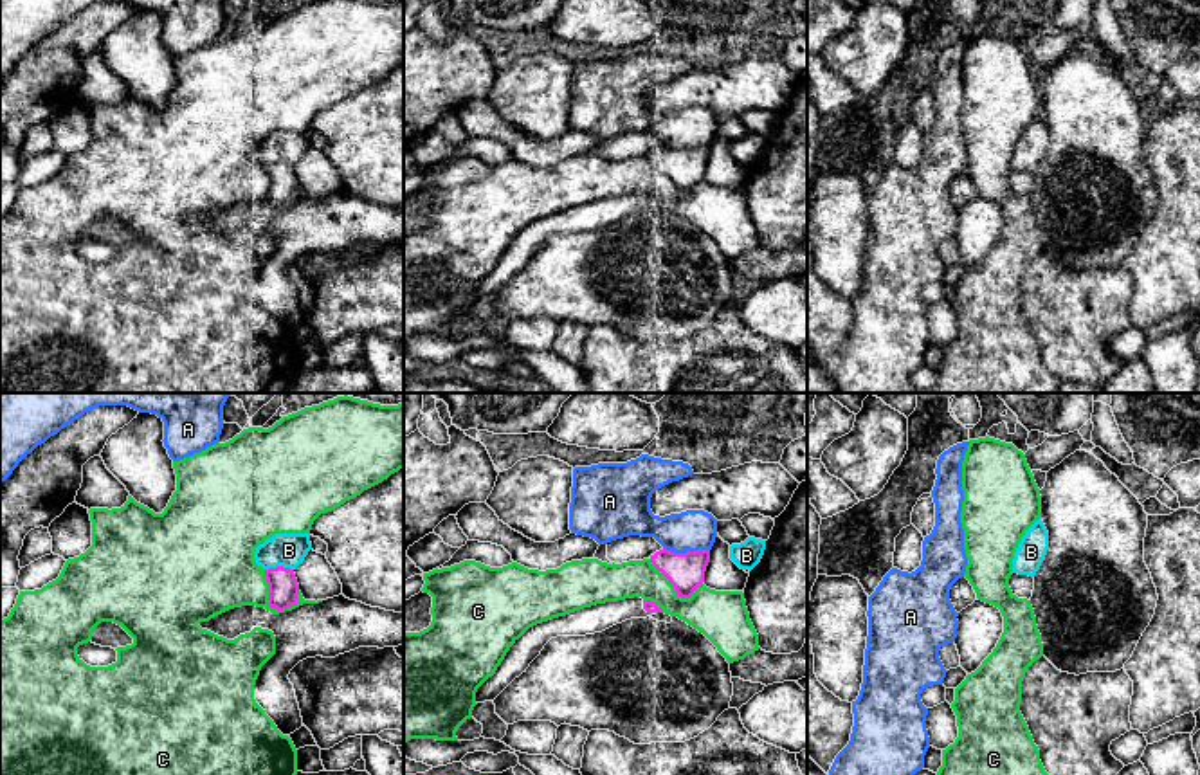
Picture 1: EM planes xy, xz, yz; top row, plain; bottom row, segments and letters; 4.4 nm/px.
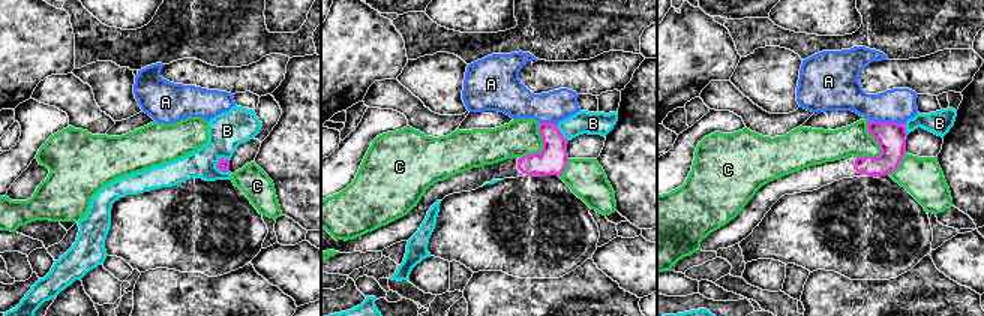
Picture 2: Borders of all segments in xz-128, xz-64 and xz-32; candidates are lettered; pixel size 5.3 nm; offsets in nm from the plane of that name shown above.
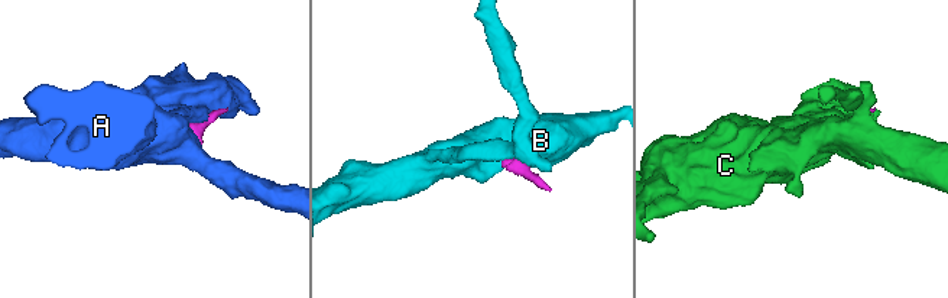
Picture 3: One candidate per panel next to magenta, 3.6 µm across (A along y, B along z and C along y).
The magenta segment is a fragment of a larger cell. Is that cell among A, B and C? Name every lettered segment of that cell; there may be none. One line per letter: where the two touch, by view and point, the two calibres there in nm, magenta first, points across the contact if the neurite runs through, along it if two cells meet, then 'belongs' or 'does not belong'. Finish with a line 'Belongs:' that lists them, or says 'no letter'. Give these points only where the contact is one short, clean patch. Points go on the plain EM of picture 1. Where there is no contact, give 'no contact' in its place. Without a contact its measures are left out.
A: contact xz (687, 148); calibres 170 and 180 nm; does not belong
B: contact xy (278, 163); calibres 140 and 160 nm; does not belong
C: contact xy (269, 197); calibres 140 and 320 nm; does not belong
Belongs: no letter

